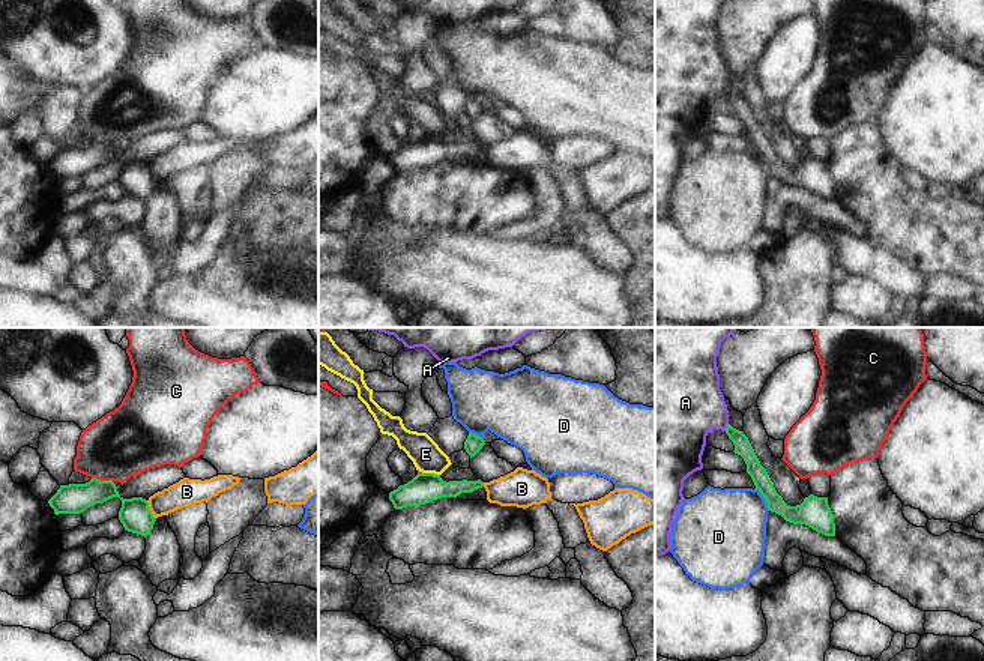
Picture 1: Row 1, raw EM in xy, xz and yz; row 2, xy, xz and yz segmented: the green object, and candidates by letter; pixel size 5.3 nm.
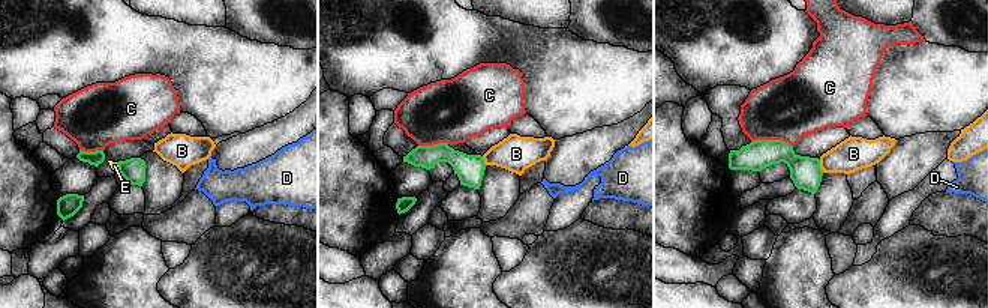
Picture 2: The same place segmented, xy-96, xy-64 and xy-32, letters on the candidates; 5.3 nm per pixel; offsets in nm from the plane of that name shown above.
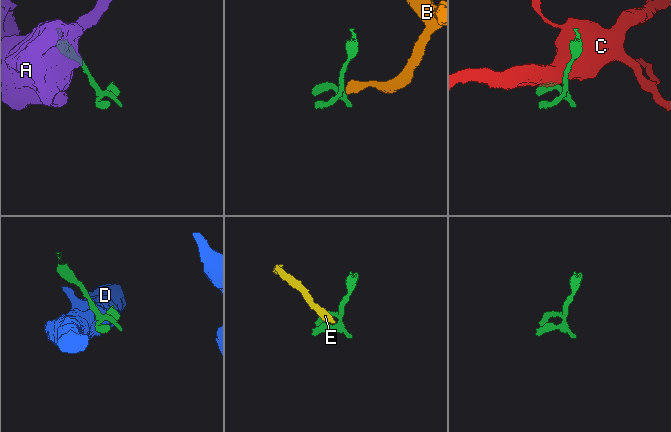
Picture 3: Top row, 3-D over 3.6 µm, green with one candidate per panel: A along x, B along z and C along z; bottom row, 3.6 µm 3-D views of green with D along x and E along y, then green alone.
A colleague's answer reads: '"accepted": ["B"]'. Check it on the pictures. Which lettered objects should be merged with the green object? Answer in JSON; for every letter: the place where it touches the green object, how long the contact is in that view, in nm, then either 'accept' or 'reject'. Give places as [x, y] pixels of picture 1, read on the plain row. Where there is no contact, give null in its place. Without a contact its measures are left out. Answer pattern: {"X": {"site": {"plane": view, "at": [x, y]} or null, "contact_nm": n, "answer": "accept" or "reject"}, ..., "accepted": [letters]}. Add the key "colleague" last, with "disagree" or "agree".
{"A": {"site": {"plane": "yz", "at": [727, 90]}, "contact_nm": 50, "answer": "reject"}, "B": {"site": {"plane": "xy", "at": [149, 173]}, "contact_nm": 120, "answer": "reject"}, "C": {"site": {"plane": "xy", "at": [102, 144]}, "contact_nm": 120, "answer": "reject"}, "D": {"site": {"plane": "yz", "at": [765, 162]}, "contact_nm": 150, "answer": "reject"}, "E": {"site": {"plane": "xz", "at": [431, 137]}, "contact_nm": 100, "answer": "reject"}, "accepted": [], "colleague": "disagree"}

